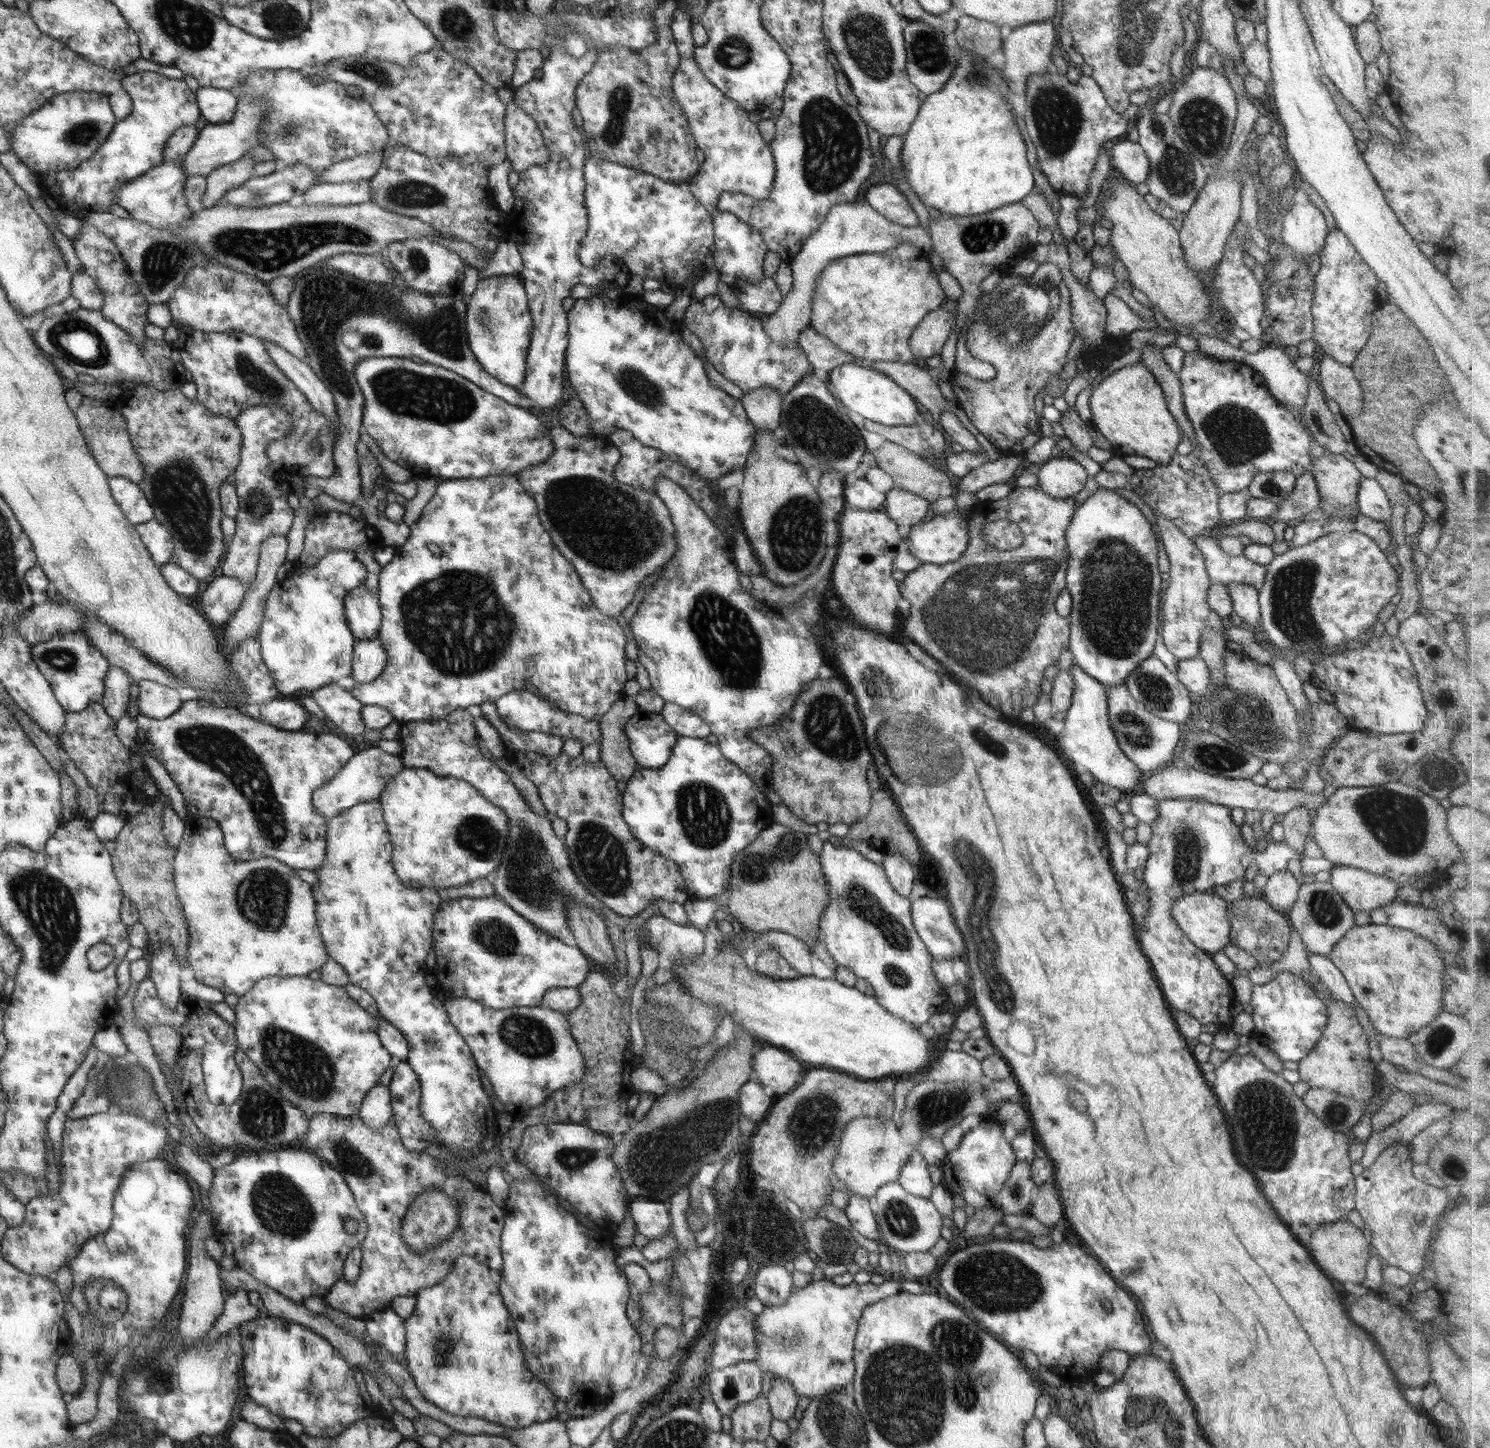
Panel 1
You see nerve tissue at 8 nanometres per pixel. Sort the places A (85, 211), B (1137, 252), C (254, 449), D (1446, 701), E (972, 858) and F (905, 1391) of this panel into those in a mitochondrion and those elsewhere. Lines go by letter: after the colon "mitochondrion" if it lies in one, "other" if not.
A: other
B: other
C: other
D: mitochondrion
E: mitochondrion
F: mitochondrion

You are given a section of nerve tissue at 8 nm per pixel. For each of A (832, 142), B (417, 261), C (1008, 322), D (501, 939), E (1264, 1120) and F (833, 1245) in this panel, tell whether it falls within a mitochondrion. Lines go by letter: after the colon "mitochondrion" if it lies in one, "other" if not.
A: mitochondrion
B: mitochondrion
C: mitochondrion
D: mitochondrion
E: mitochondrion
F: mitochondrion

